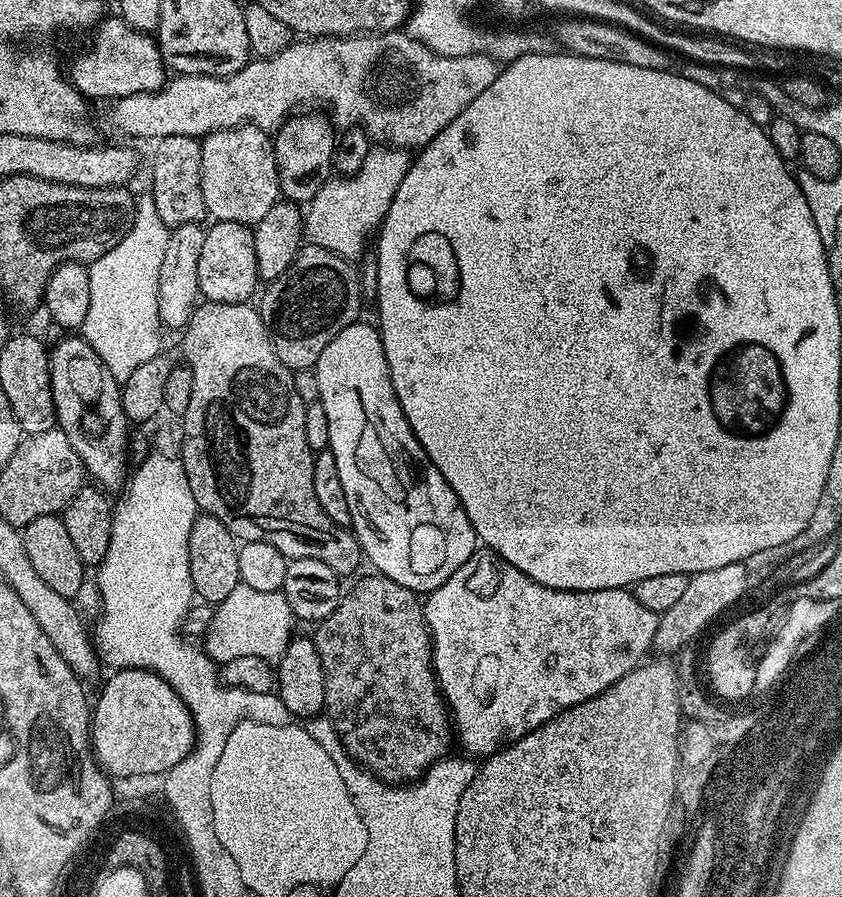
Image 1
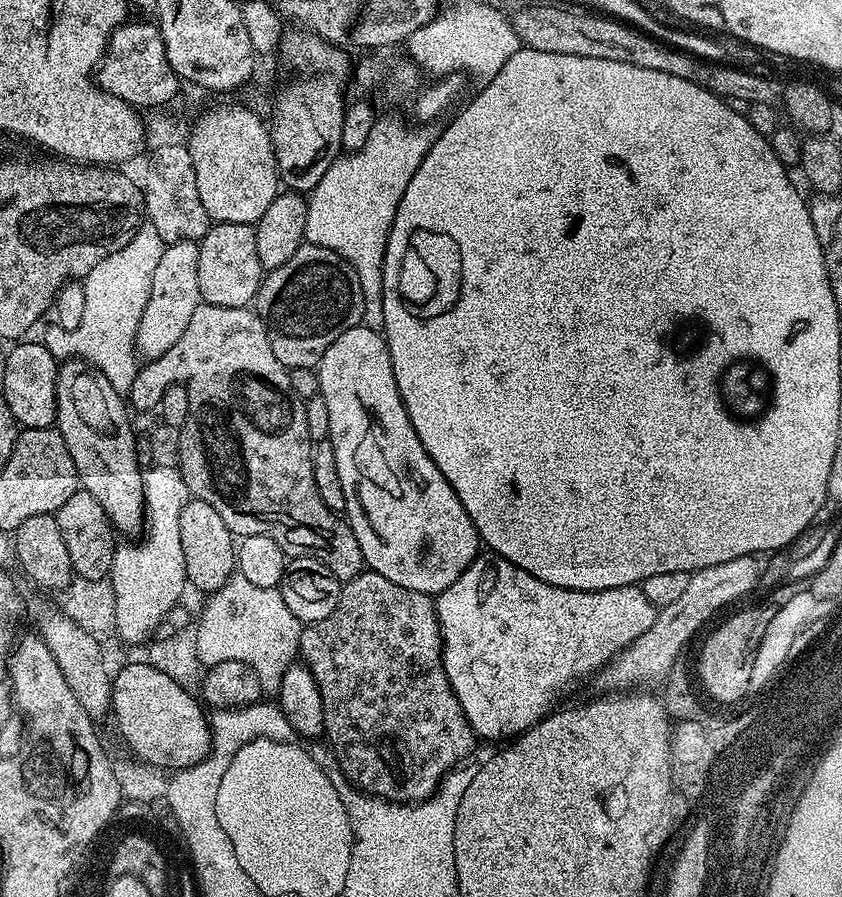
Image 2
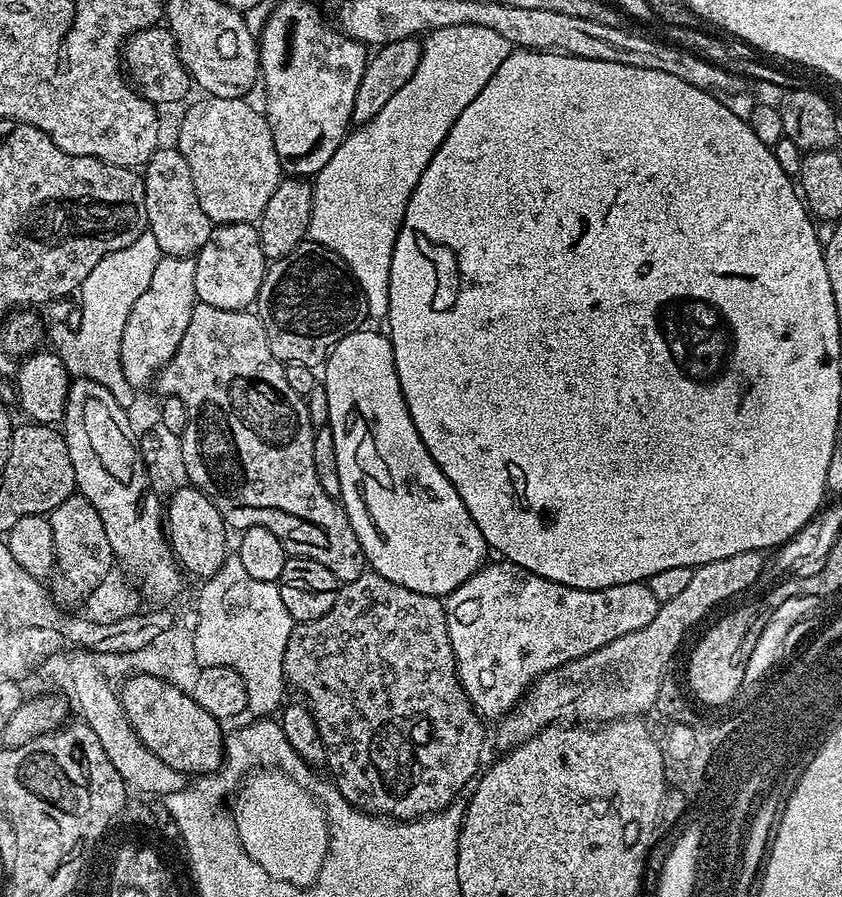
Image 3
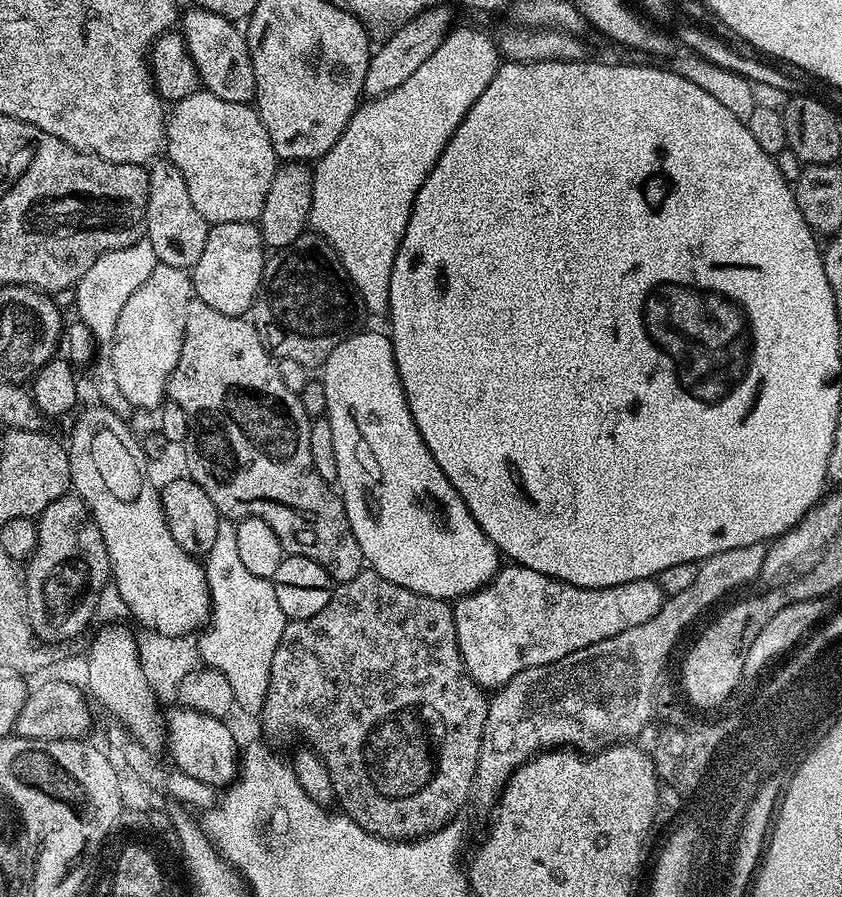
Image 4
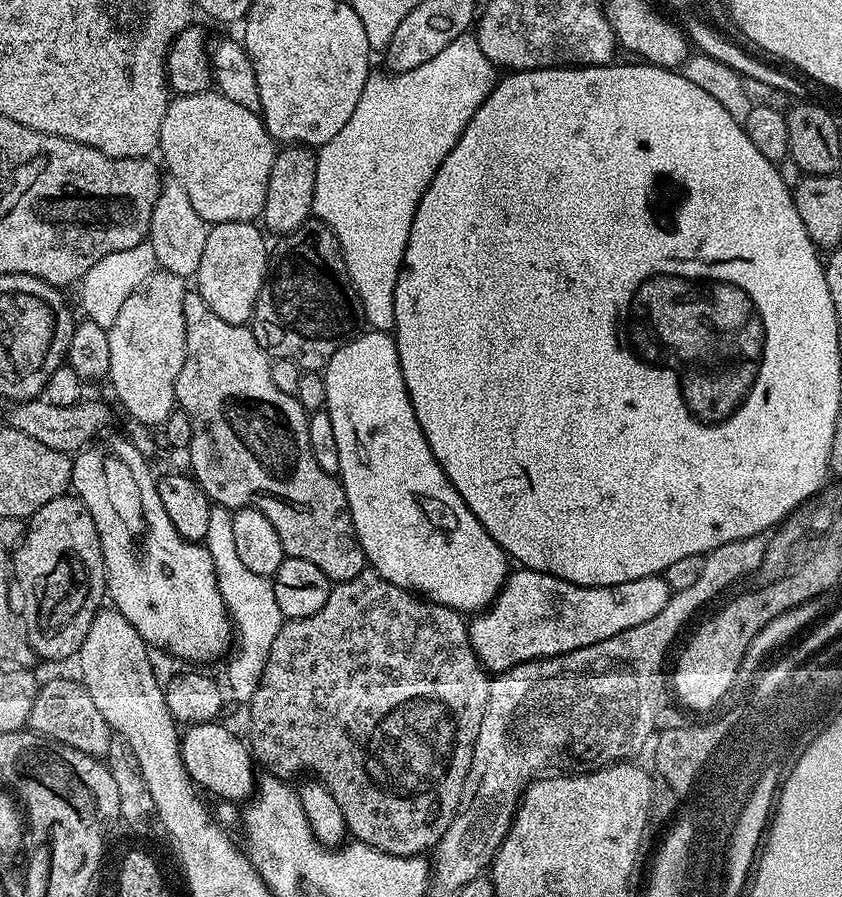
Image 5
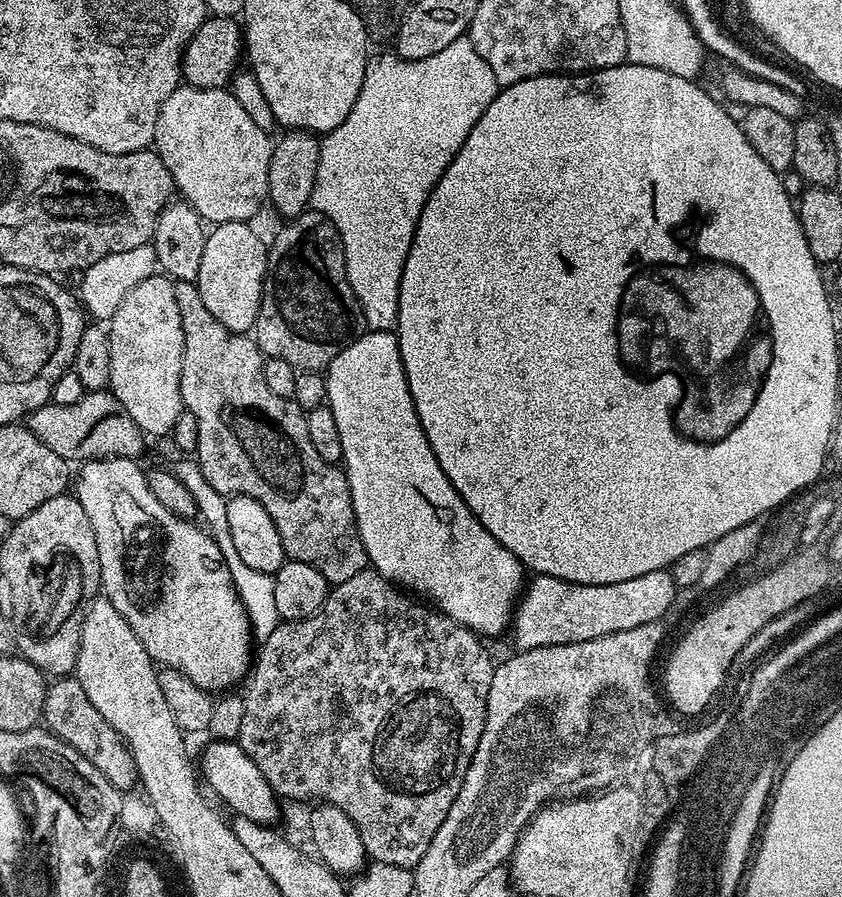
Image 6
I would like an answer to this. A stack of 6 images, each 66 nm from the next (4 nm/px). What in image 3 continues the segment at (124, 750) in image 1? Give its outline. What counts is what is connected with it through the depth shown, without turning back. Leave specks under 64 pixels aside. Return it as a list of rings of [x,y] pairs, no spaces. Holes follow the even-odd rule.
[[[133,674],[124,685],[119,685],[120,705],[124,708],[130,726],[136,732],[139,743],[146,745],[153,757],[161,760],[166,766],[172,768],[173,773],[207,774],[217,772],[224,762],[225,733],[220,733],[221,721],[215,720],[198,702],[194,702],[191,694],[182,691],[178,686],[163,681],[162,678],[151,677],[150,674]]]

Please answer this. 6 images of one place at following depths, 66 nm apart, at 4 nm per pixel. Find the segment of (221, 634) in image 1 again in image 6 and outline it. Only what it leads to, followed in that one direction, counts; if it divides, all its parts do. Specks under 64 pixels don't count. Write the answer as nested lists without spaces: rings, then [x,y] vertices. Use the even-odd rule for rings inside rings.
[[[186,456],[180,462],[174,462],[168,467],[180,482],[185,483],[190,494],[194,495],[197,513],[200,518],[204,518],[202,522],[205,529],[219,550],[222,551],[223,560],[227,564],[227,569],[230,570],[231,580],[234,582],[236,593],[238,593],[243,608],[247,612],[248,620],[251,622],[253,635],[260,640],[269,637],[281,621],[275,605],[273,575],[251,569],[239,557],[234,547],[234,542],[231,541],[230,526],[227,525],[227,497],[218,494],[218,490],[210,486],[205,475],[202,474],[200,464],[193,457]]]

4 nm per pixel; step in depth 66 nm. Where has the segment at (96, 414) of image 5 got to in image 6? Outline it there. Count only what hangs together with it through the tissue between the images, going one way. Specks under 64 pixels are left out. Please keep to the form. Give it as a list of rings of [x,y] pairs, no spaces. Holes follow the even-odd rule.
[[[85,391],[78,402],[70,406],[58,406],[51,402],[43,404],[27,417],[26,427],[32,431],[38,442],[43,442],[49,450],[54,450],[65,462],[83,462],[86,460],[104,460],[107,456],[127,456],[140,458],[144,452],[145,433],[126,414],[122,402],[111,391]]]

